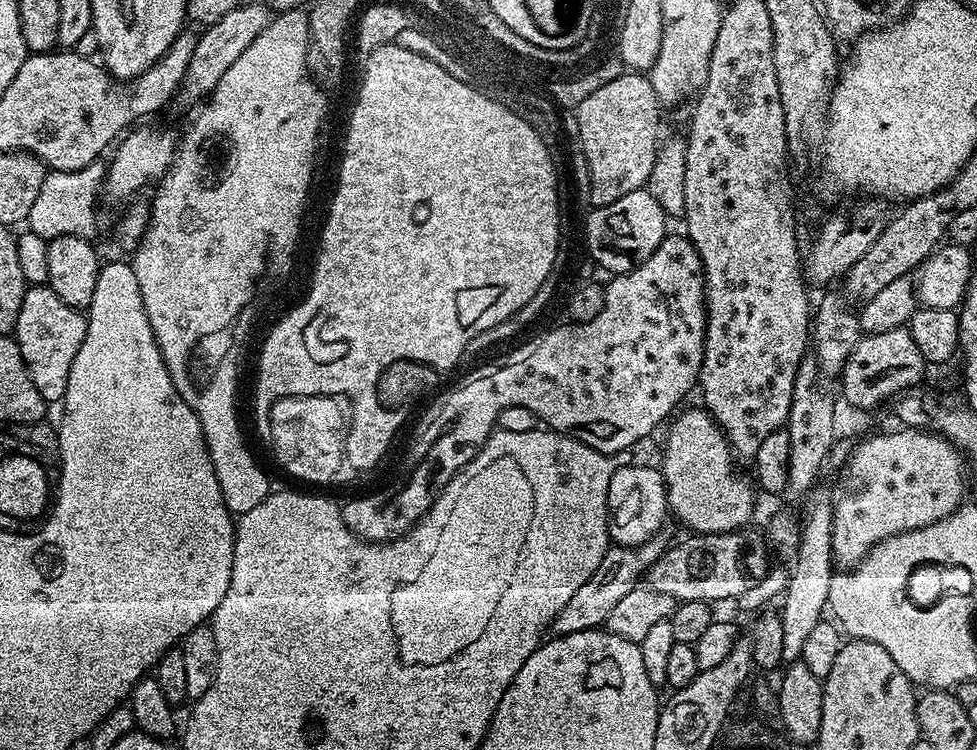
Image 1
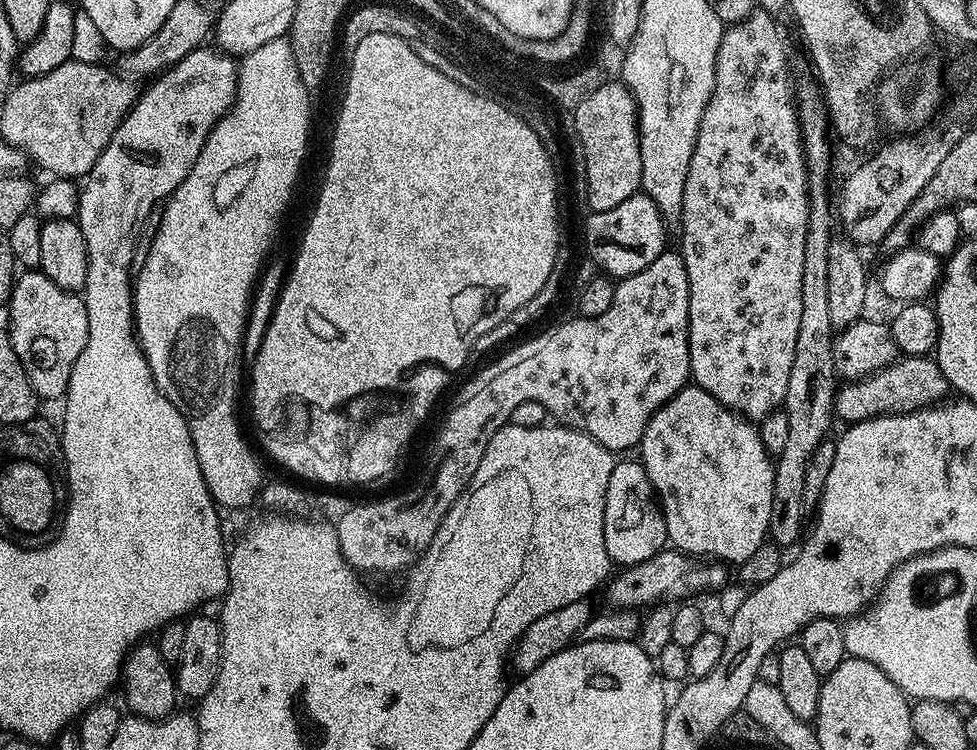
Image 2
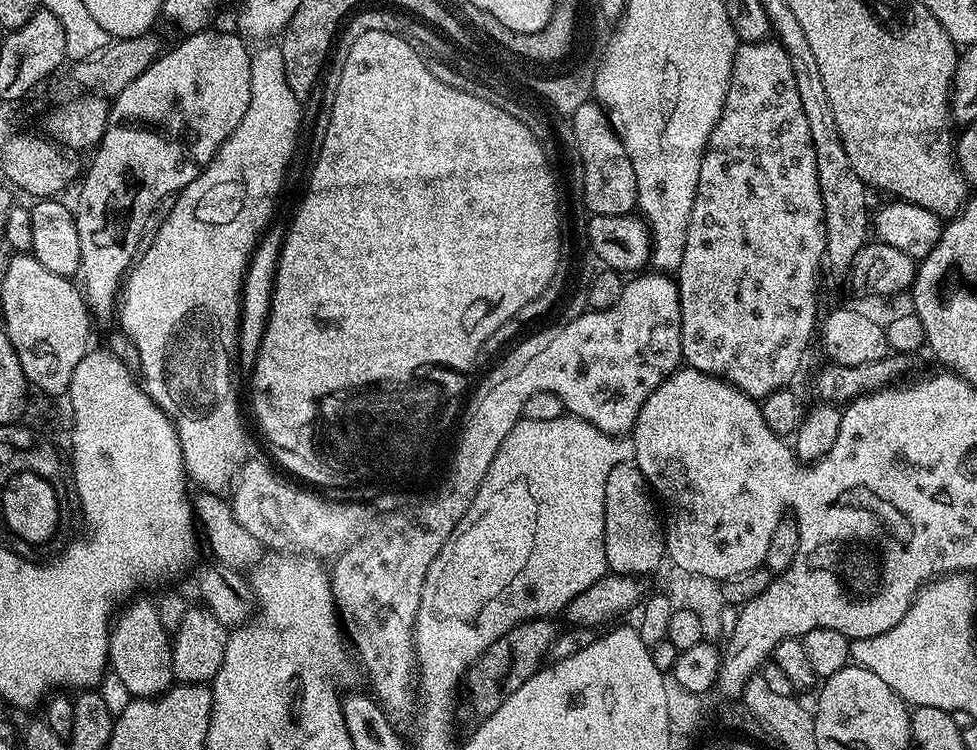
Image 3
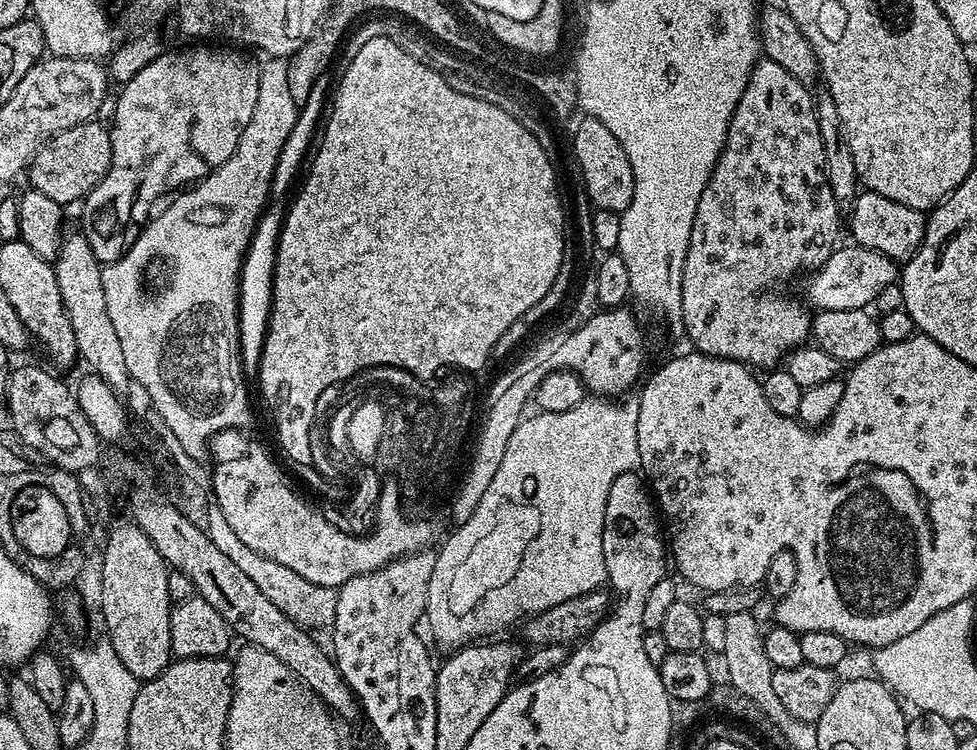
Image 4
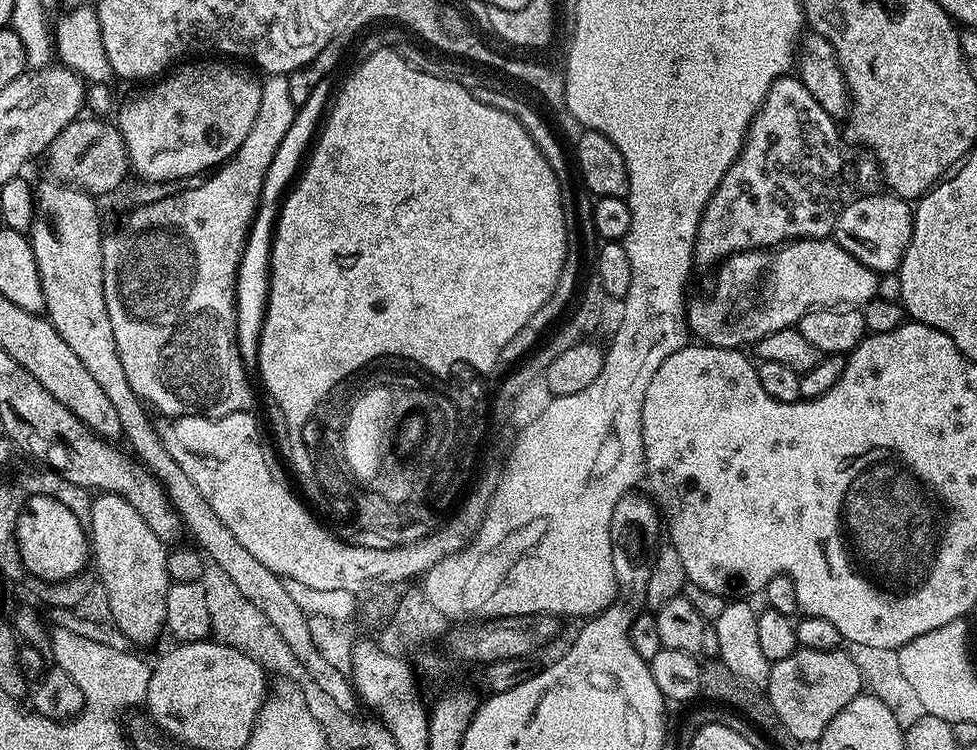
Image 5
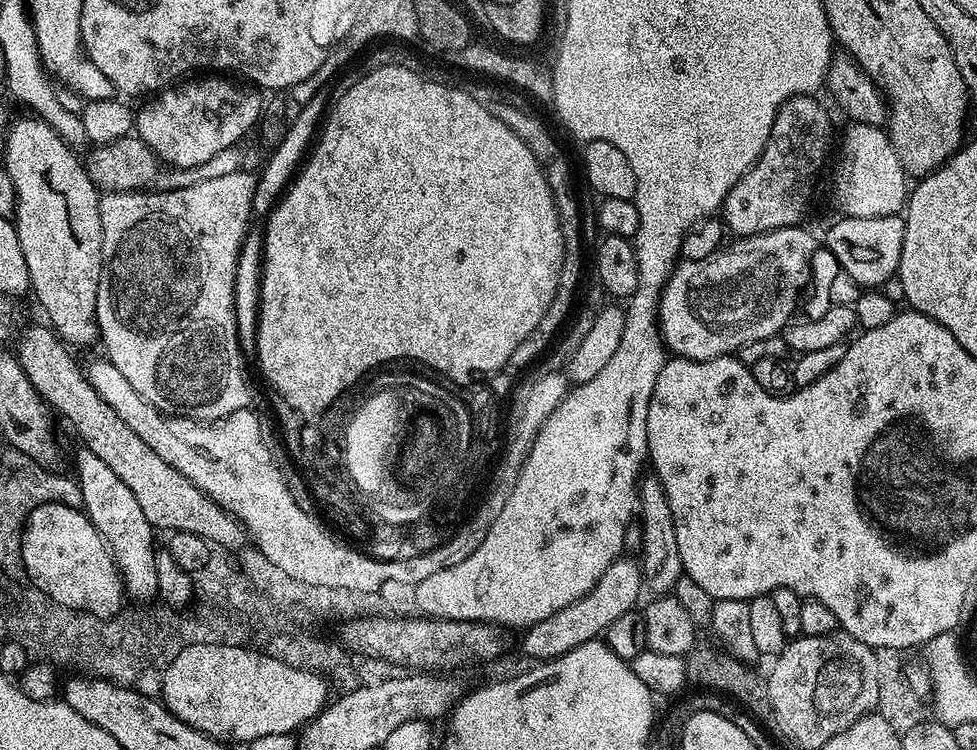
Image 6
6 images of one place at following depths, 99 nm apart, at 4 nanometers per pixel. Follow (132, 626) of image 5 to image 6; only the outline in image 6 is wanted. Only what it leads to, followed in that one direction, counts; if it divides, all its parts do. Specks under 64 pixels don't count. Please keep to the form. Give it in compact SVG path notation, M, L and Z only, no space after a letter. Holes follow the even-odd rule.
M80 450L76 456L76 472L74 479L80 486L80 493L84 499L83 511L88 513L90 522L100 532L100 537L107 542L112 552L112 559L116 561L116 569L120 572L120 579L124 581L124 591L129 597L136 600L155 601L158 596L158 570L154 566L154 558L157 554L158 545L152 541L154 529L150 522L146 522L146 514L142 514L142 506L134 499L134 494L126 487L126 482L102 462L93 452Z

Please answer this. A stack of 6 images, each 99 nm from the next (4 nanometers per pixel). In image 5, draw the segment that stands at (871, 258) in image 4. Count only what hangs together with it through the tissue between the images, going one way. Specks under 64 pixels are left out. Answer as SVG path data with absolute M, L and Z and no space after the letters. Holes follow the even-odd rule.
M832 238L822 240L794 240L774 248L755 248L752 252L734 252L728 259L720 261L715 272L716 277L693 300L691 297L686 304L686 319L688 321L689 333L697 341L711 344L713 348L735 348L740 350L745 347L743 344L748 344L748 346L755 345L756 341L762 339L766 334L774 334L774 330L782 330L783 328L791 328L799 325L800 319L806 313L811 312L813 308L863 306L876 299L877 273L870 271L866 266L862 266L862 262L858 262L858 258L846 254L846 250L842 250L842 246L837 244L835 239Z

